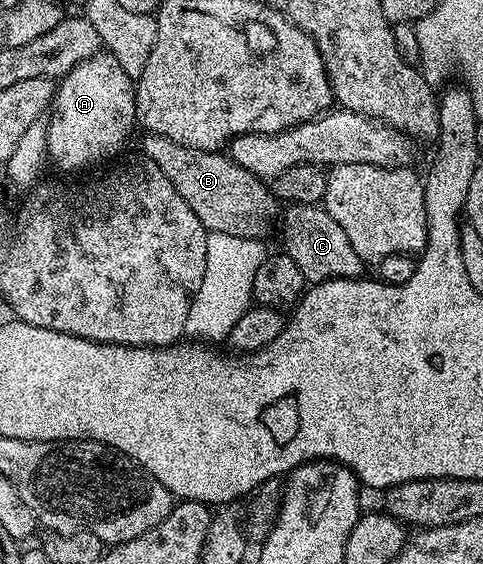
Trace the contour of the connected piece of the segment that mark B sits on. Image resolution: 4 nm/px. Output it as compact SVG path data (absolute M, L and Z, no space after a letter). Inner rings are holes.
M149 134L146 139L143 153L155 160L155 164L159 164L163 176L167 176L171 184L175 184L175 192L179 192L179 196L187 200L187 208L191 208L191 212L199 216L206 231L264 239L265 233L272 226L274 229L279 202L272 189L262 179L247 172L247 168L235 164L228 153L192 150L158 134Z

